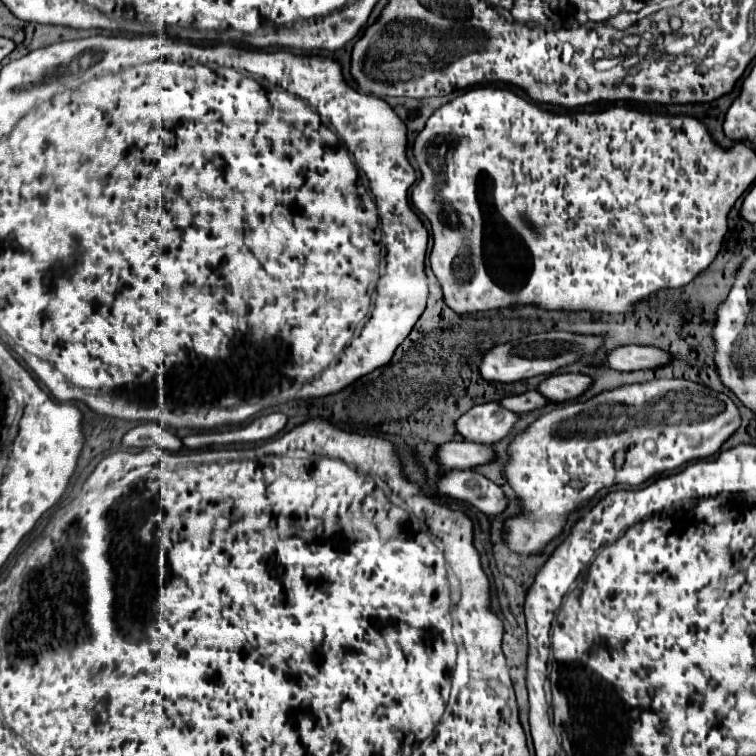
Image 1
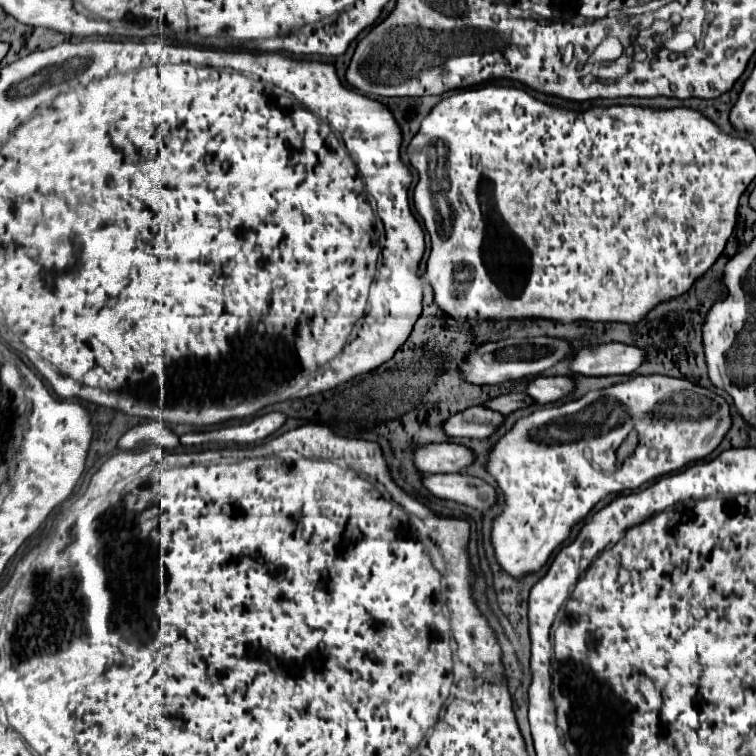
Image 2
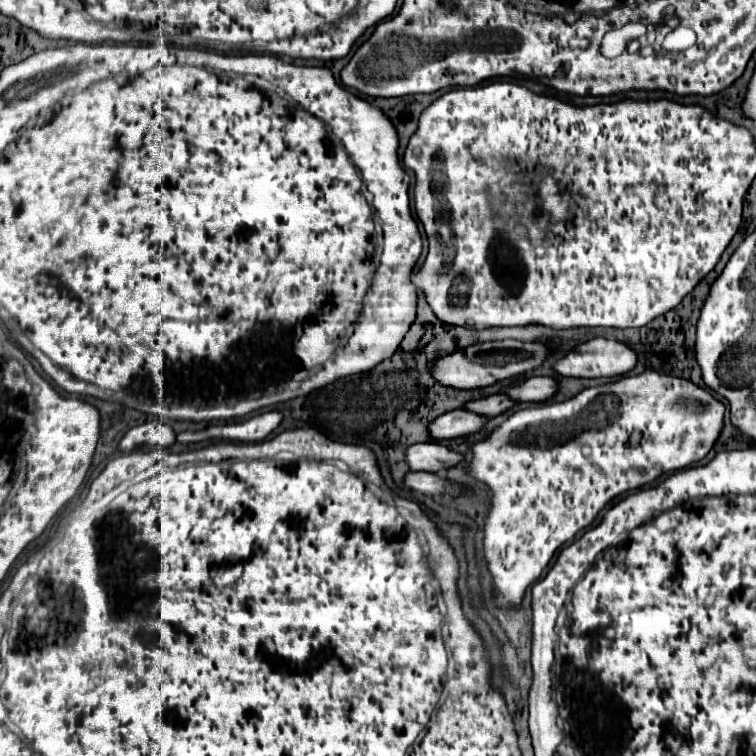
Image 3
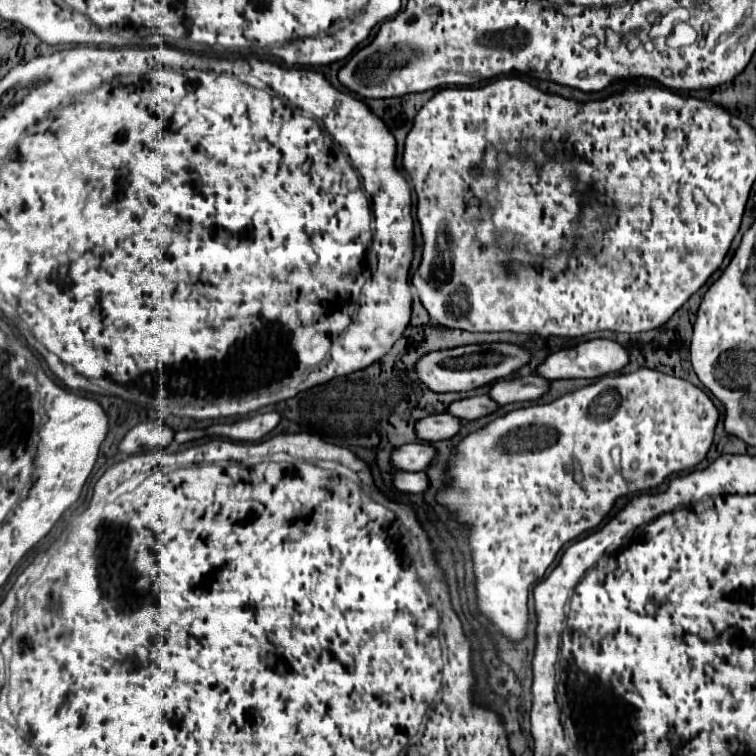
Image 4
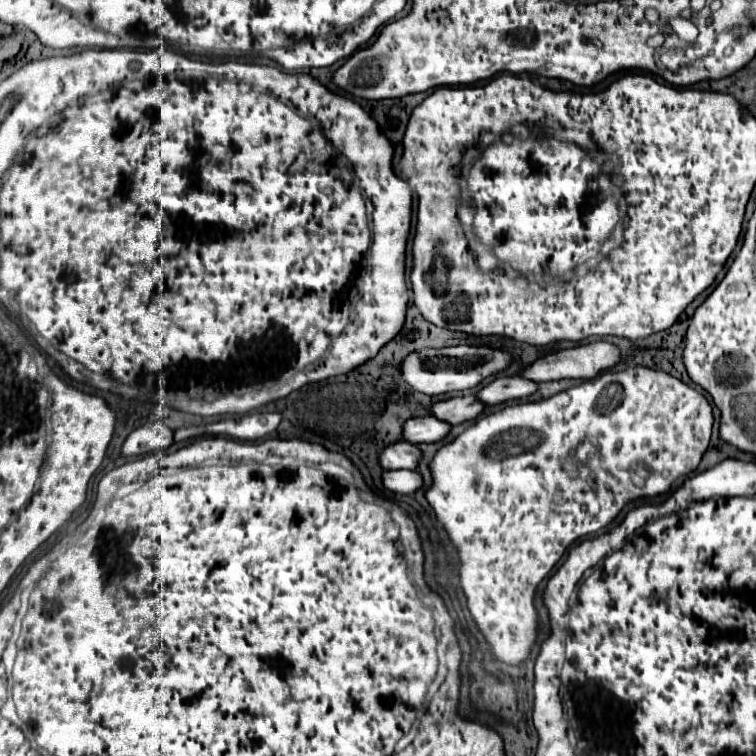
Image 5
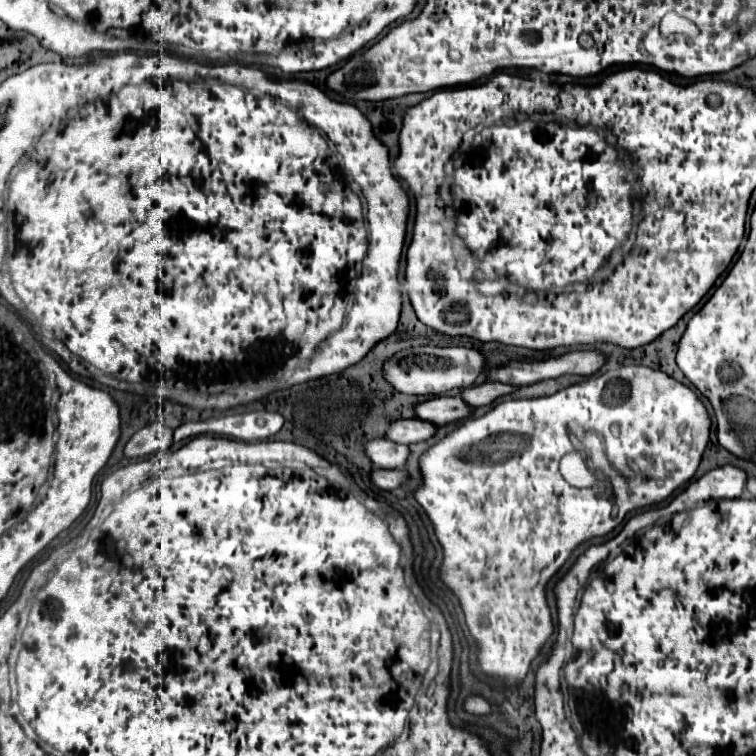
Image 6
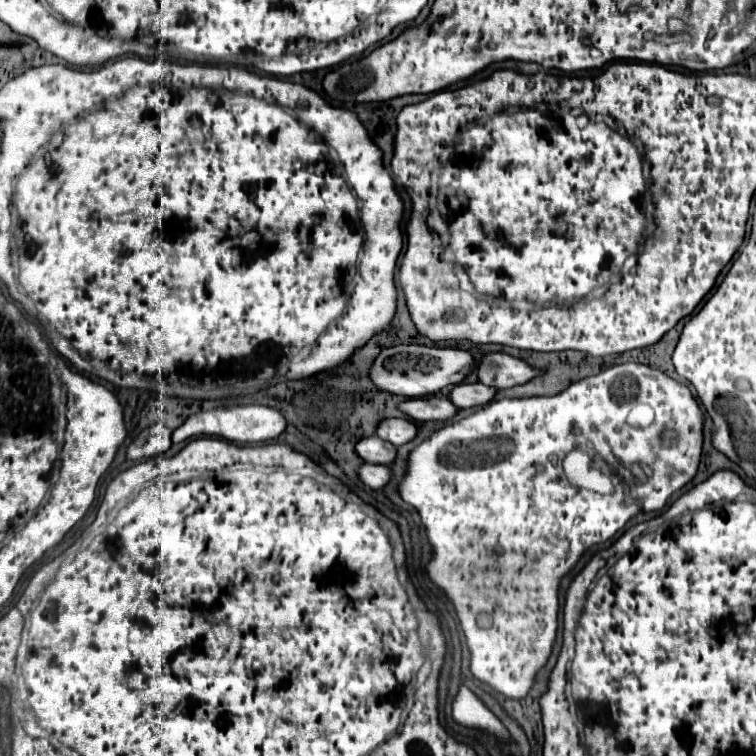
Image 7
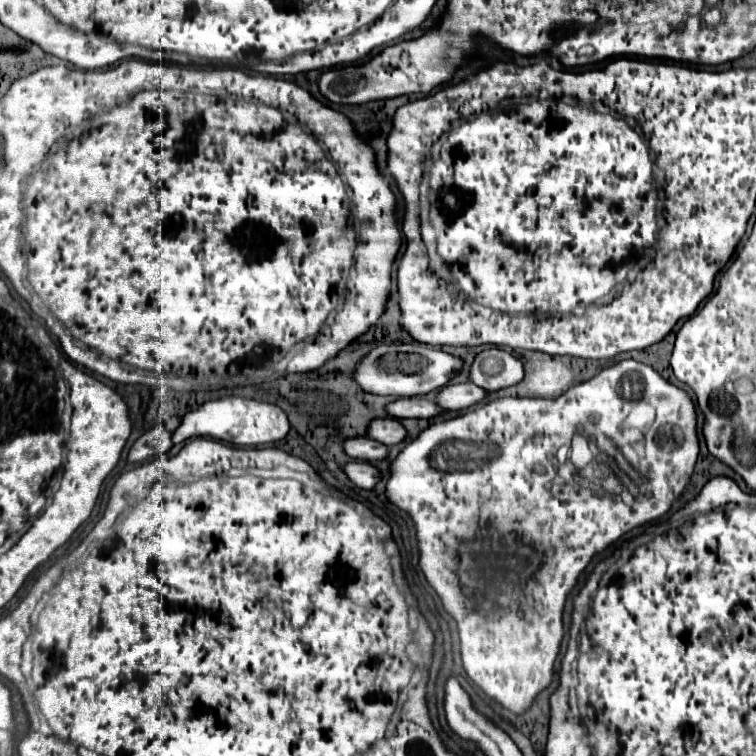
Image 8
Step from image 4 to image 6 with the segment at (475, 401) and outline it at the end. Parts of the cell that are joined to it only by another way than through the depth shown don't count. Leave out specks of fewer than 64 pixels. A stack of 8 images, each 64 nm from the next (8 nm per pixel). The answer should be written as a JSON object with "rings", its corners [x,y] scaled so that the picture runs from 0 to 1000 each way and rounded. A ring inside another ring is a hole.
{"rings":[[[577,524],[563,532],[548,534],[550,553],[571,558],[571,561],[595,561],[601,556],[619,550],[622,545],[624,540],[614,537],[608,524]]]}

